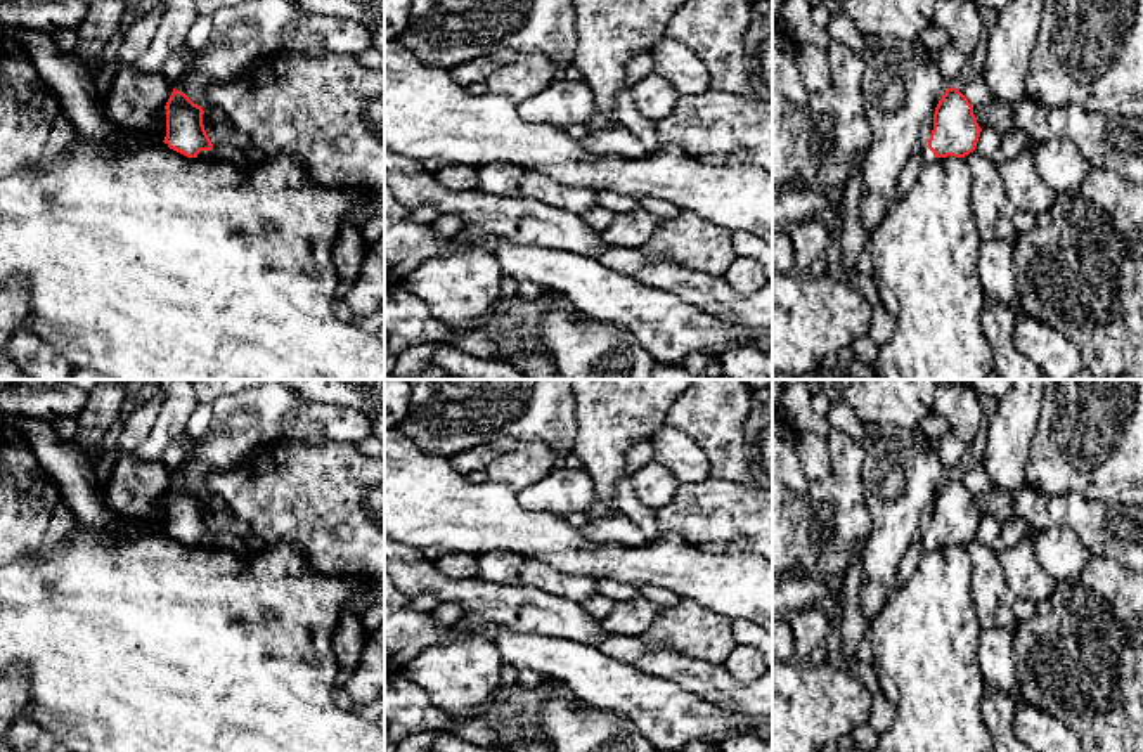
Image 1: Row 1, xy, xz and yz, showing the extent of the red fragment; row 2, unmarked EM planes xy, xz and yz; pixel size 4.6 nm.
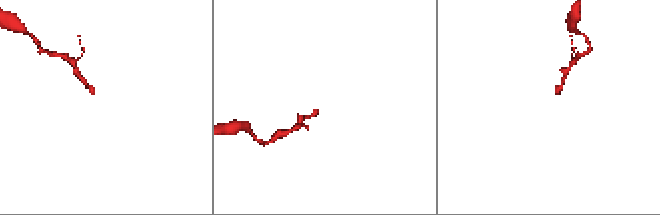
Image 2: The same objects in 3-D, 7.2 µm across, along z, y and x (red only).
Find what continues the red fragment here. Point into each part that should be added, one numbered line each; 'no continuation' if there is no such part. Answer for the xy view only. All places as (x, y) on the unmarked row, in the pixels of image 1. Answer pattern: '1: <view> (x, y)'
1: xy (219, 541)

